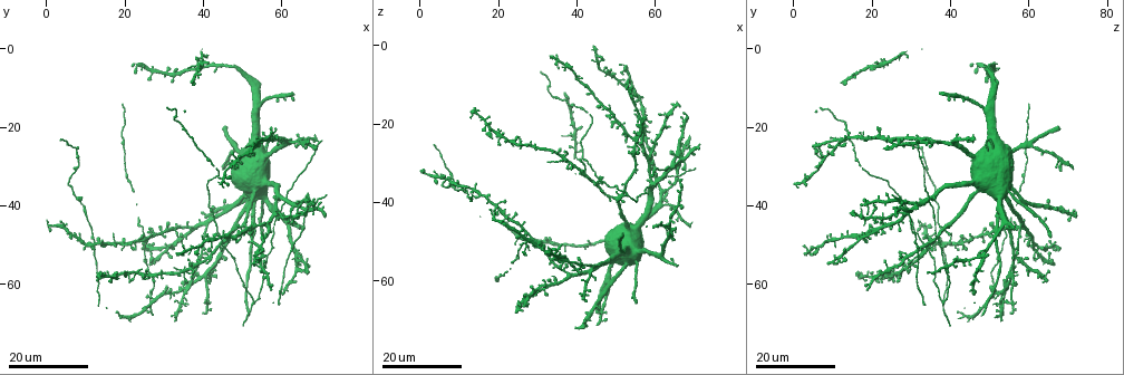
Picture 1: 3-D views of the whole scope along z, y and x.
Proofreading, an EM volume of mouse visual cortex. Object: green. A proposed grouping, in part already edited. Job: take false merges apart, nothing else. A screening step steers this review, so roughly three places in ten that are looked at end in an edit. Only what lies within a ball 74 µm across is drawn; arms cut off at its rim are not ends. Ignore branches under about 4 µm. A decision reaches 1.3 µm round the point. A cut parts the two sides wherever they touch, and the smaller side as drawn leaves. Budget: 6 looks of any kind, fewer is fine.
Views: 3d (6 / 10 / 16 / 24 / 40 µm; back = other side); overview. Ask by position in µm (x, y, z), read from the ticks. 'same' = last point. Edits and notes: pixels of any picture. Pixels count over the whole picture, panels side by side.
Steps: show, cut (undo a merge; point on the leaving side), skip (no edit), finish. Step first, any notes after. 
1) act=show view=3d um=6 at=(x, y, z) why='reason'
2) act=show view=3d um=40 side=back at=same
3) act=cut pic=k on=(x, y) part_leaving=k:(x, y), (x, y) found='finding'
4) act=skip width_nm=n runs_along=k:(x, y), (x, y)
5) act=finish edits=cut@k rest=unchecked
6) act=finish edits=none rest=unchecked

act=show view=3d um=16 at=(41.0, 45.5, 58.0)

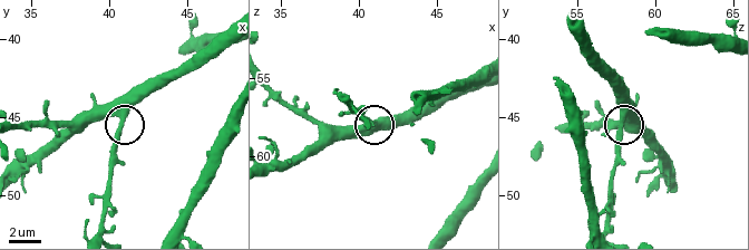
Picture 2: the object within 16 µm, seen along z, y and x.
act=show view=3d um=10 at=(40.6, 45.0, 58.0)

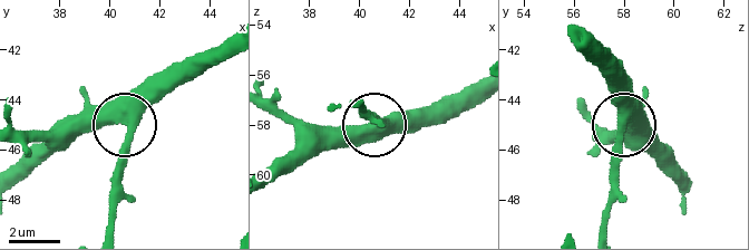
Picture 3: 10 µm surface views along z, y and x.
act=show view=3d um=6 at=(40.8, 45.1, 58.0) why='zoom in'

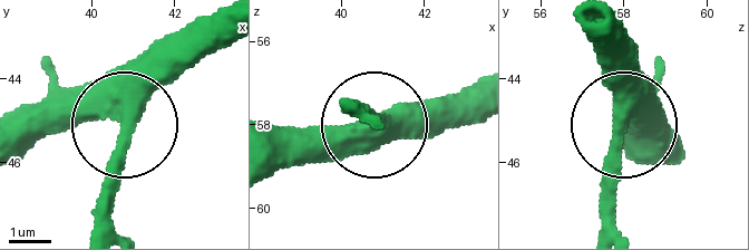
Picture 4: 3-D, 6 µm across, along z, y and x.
act=skip found='one neuron here'

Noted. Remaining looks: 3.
act=show view=3d um=24 at=(66.5, 42.5, 29.0)

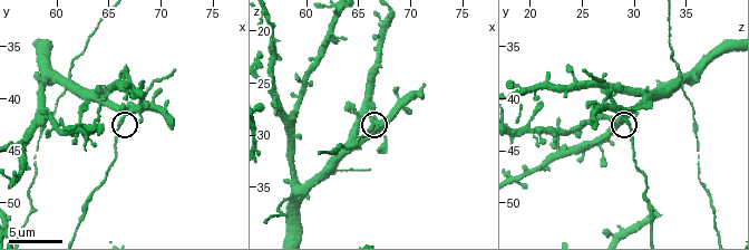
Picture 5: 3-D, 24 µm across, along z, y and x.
act=show view=3d um=6 at=(66.2, 41.8, 28.8) why='closer look'

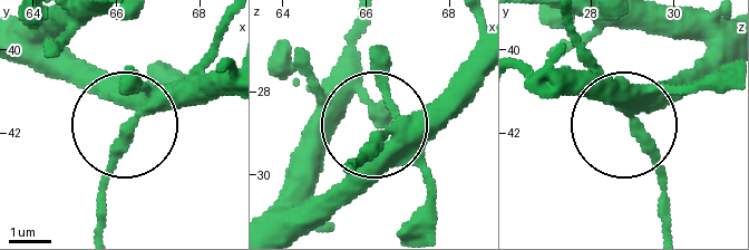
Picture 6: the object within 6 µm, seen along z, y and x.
act=skip runs_along=6:(725, 41), (632, 119), (568, 35) found='all the same neuron'

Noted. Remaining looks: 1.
act=show view=3d um=10 at=(56.0, 45.0, 24.8) why='four arms meet'

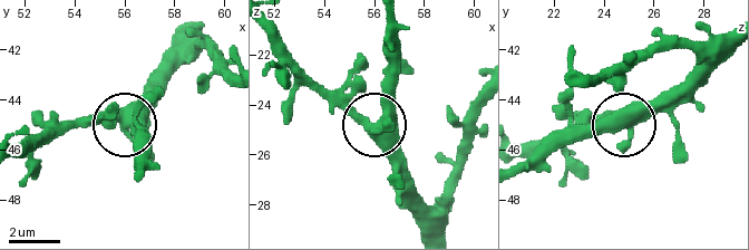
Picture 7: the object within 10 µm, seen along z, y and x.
act=skip width_nm=500 found='all the same neuron'

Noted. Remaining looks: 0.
act=finish edits=none rest=unchecked

